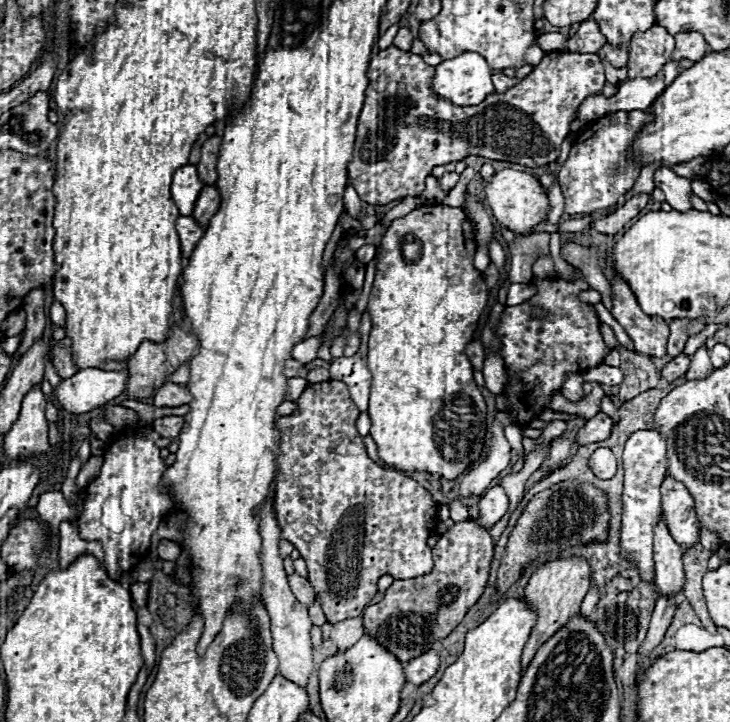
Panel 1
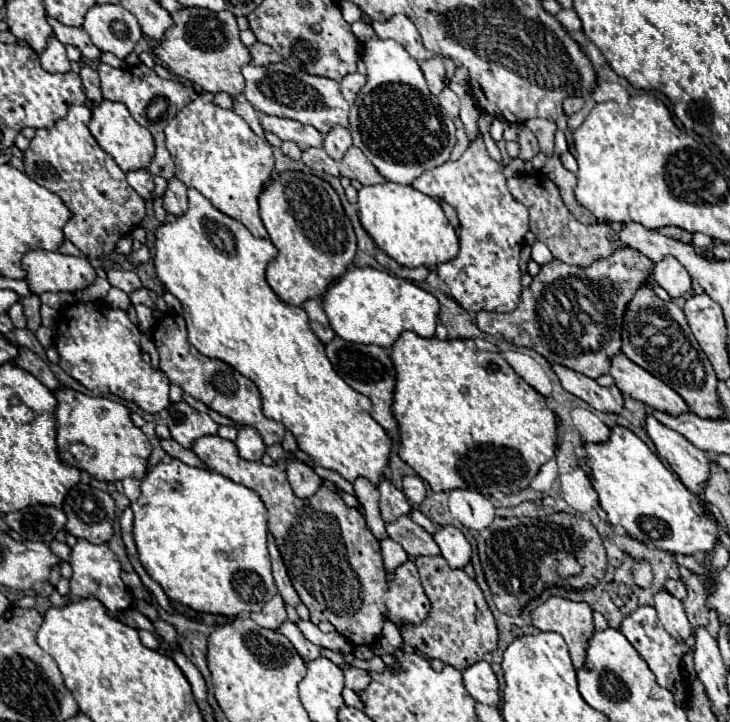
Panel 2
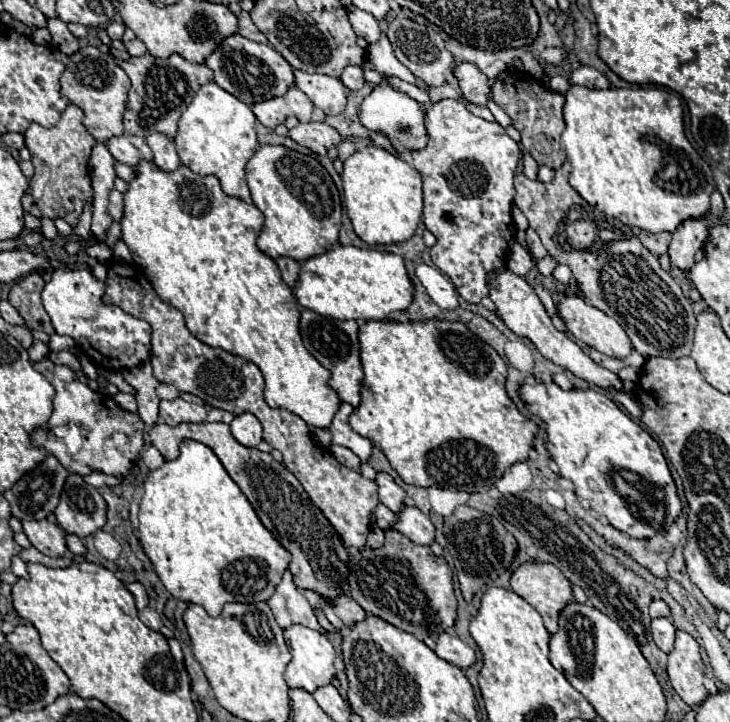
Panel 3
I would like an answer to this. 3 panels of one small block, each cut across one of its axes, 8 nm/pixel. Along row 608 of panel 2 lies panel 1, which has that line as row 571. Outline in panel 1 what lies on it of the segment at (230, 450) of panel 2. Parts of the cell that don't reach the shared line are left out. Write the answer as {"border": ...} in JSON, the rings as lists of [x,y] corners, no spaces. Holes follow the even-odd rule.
{"border":[[[328,380],[328,382],[320,382],[320,384],[310,384],[304,394],[300,396],[300,400],[296,402],[298,410],[292,416],[280,416],[278,418],[278,432],[280,432],[280,454],[278,454],[278,476],[276,476],[276,500],[274,500],[274,510],[276,510],[276,518],[278,524],[282,528],[282,538],[292,542],[294,548],[300,552],[300,556],[306,560],[308,570],[310,570],[310,584],[314,586],[314,592],[320,596],[322,600],[322,610],[328,618],[328,622],[342,622],[354,616],[360,616],[362,610],[370,604],[370,600],[376,594],[376,582],[382,574],[390,574],[396,580],[408,580],[408,578],[416,578],[416,576],[424,576],[432,570],[434,562],[432,562],[432,550],[428,548],[426,540],[434,530],[436,524],[436,512],[438,512],[438,502],[432,498],[432,494],[420,486],[412,476],[404,474],[404,472],[394,472],[394,470],[386,470],[382,466],[378,466],[376,462],[372,462],[366,454],[366,448],[362,444],[362,436],[356,430],[356,420],[360,416],[358,406],[352,402],[348,386],[340,380]]]}

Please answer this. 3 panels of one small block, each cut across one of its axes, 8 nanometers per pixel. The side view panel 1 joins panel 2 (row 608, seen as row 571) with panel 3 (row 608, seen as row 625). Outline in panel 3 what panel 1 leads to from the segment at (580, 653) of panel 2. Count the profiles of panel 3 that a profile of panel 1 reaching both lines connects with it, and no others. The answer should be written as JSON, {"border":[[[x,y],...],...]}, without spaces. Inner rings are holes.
{"border":[[[522,564],[510,580],[512,590],[534,606],[544,618],[544,626],[550,634],[558,630],[558,614],[574,602],[572,584],[554,564]]]}

